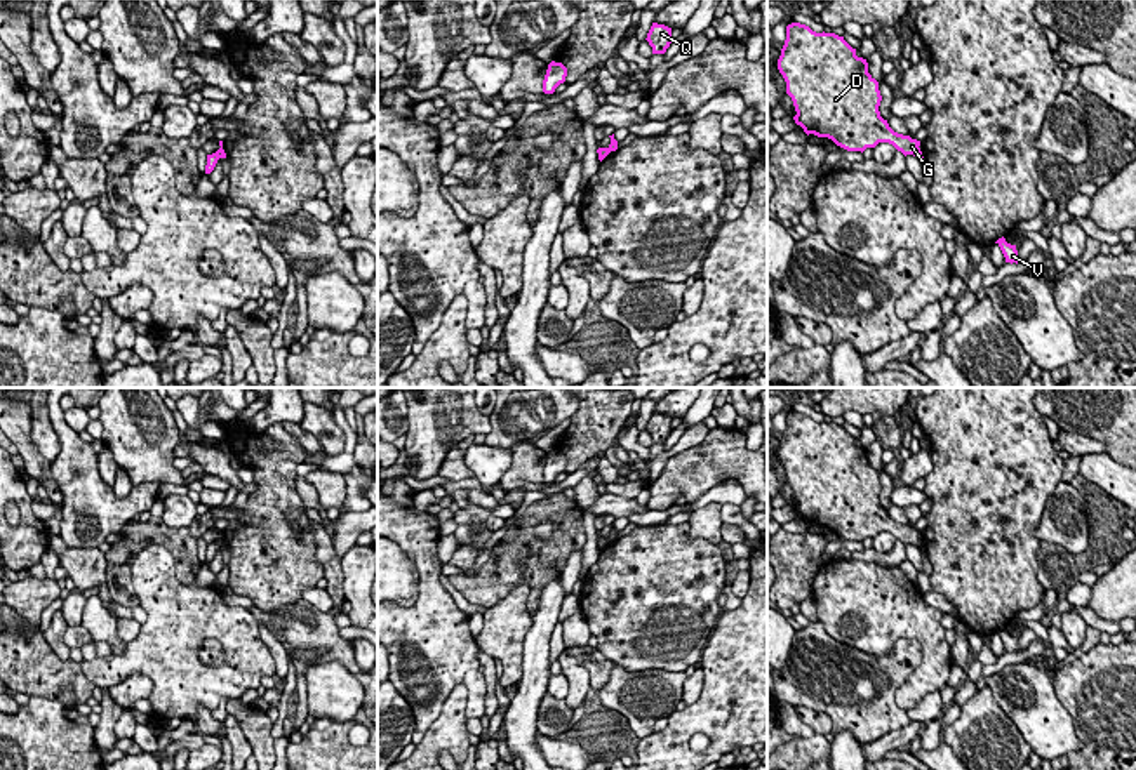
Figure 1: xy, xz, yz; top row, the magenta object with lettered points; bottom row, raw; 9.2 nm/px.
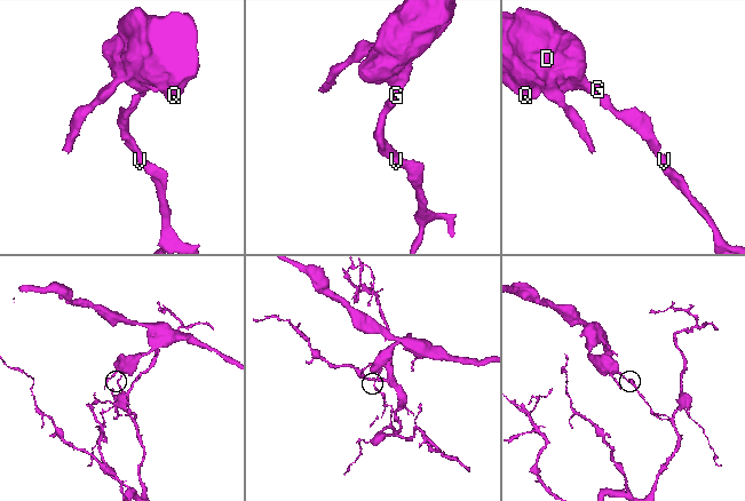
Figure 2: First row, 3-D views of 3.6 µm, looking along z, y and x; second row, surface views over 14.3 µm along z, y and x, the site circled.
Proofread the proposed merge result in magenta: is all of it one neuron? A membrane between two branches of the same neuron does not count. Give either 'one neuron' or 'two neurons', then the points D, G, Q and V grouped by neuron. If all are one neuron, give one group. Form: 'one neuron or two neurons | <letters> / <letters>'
two neurons | D G Q / V

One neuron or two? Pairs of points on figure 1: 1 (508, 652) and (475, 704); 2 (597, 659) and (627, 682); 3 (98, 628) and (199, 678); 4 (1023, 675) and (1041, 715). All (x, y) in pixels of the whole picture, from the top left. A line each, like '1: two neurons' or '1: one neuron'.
1: two neurons
2: two neurons
3: two neurons
4: one neuron

